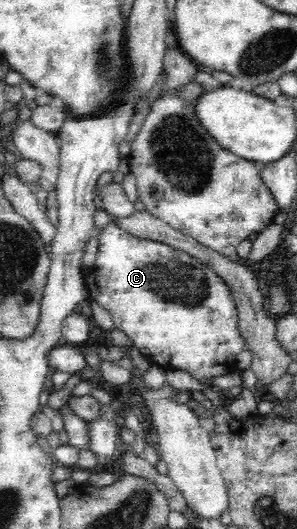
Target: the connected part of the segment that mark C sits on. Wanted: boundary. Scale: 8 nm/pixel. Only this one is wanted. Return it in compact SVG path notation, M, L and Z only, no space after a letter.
M116 223L100 231L98 243L98 257L84 277L89 298L109 311L114 327L124 331L145 358L165 369L187 371L209 387L213 387L208 383L213 377L236 370L236 357L246 349L245 339L238 329L237 307L228 284L211 267L160 240L136 237Z

